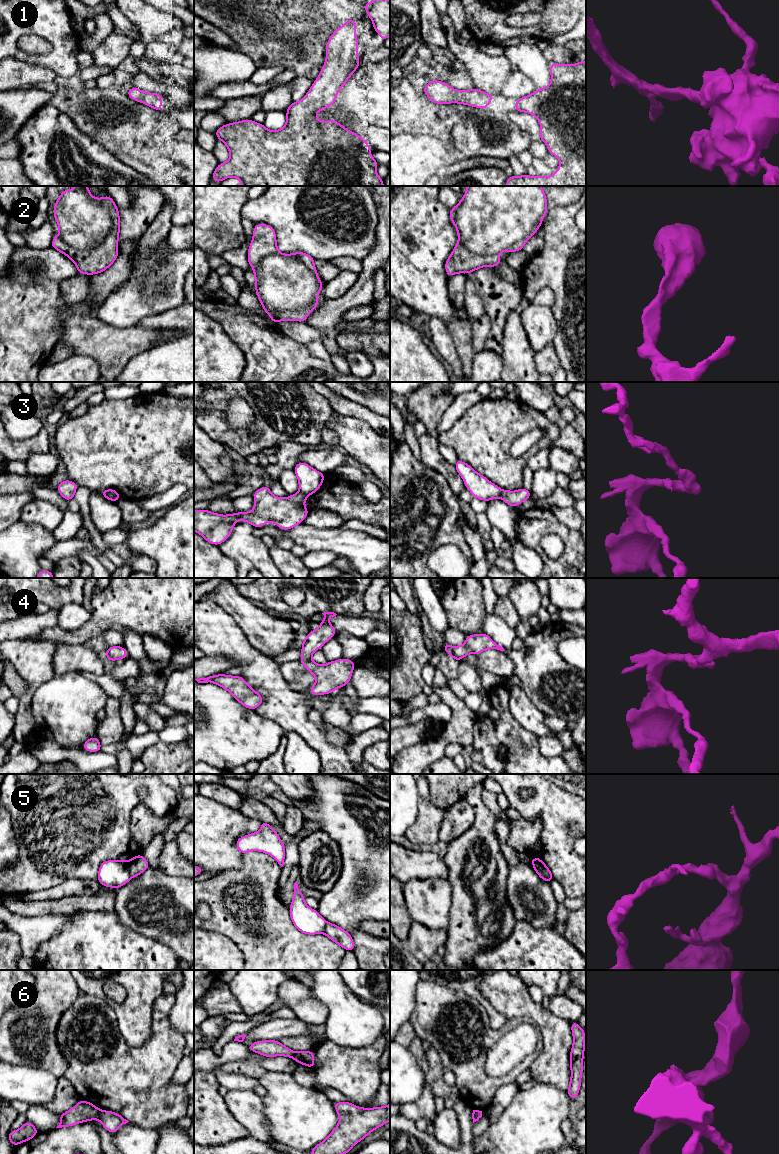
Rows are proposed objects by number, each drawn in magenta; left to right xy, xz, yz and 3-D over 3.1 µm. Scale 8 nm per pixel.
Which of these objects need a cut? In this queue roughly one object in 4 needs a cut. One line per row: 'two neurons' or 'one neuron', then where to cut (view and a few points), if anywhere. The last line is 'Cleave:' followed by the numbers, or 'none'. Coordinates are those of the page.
1: one neuron; cut none
2: one neuron; cut none
3: two neurons; cut xz (299, 491), (306, 496)
4: one neuron; cut none
5: two neurons; cut yz (534, 857), (537, 862), (537, 870), (549, 881)
6: two neurons; cut xy (100, 1110), (97, 1117)
Cleave: 3, 5, 6

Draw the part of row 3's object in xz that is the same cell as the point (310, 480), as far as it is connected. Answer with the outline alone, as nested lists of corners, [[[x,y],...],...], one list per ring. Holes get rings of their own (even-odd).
[[[298,462],[293,469],[299,482],[299,492],[306,496],[312,495],[321,487],[325,474],[304,462]]]

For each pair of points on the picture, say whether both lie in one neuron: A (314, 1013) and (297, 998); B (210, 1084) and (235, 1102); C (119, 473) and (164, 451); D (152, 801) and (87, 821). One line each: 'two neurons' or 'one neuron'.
A: one neuron
B: two neurons
C: one neuron
D: one neuron

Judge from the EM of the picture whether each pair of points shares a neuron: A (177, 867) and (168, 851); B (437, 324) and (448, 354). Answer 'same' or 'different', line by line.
A: same
B: same

